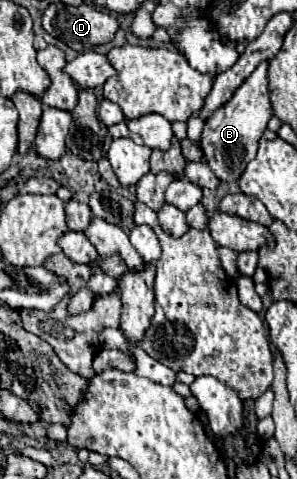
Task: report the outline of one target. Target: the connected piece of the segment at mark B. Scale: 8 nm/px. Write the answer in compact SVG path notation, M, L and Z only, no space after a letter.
M262 62L234 92L234 96L224 106L214 110L214 114L204 122L204 130L200 138L204 158L222 182L234 182L242 176L242 170L246 170L248 162L258 152L258 140L264 134L268 120L274 116L270 106L266 68L268 68L268 62Z

